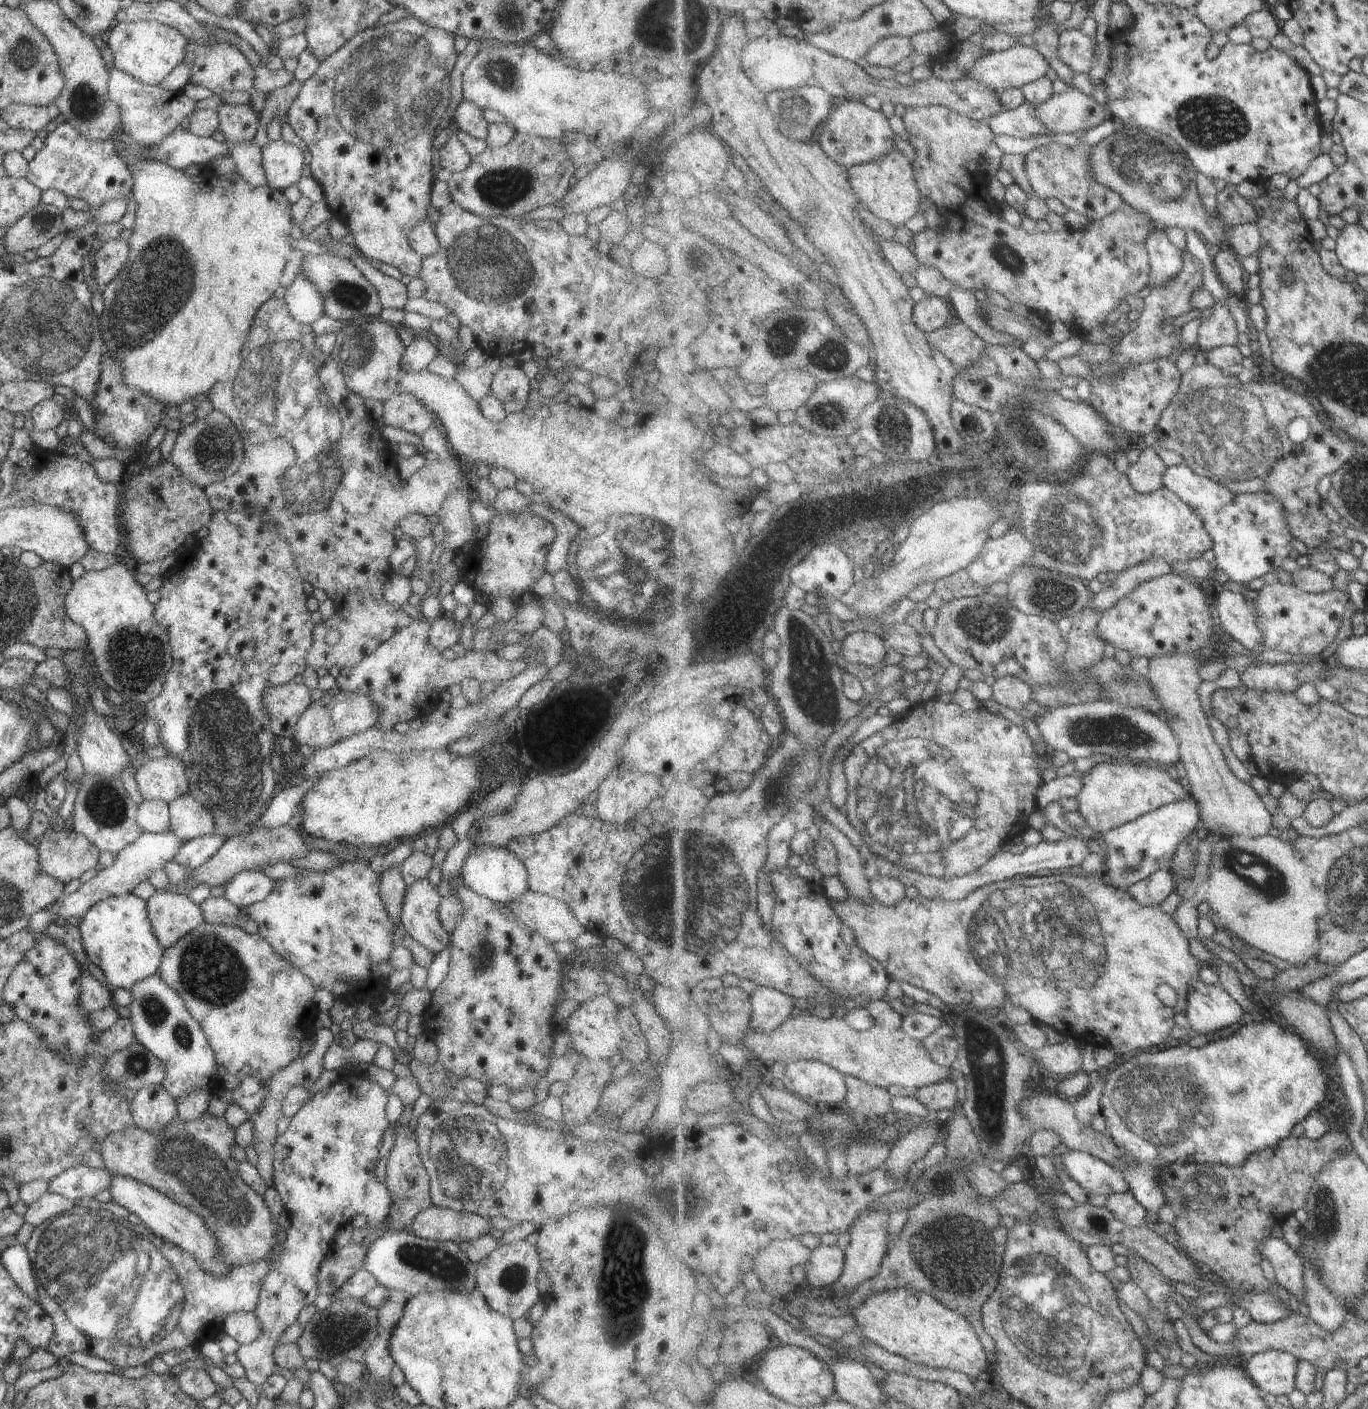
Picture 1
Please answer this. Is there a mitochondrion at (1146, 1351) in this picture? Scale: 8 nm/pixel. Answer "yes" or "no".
no

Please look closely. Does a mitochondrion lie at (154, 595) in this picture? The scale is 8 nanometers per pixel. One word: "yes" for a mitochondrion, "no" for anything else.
no

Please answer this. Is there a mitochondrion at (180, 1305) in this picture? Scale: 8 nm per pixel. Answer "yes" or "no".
no

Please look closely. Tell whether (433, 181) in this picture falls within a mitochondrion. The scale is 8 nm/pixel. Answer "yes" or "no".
no

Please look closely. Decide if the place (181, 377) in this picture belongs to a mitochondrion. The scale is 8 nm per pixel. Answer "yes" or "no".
no

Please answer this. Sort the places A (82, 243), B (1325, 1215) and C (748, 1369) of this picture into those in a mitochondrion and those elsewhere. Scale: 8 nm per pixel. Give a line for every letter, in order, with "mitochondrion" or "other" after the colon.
A: other
B: mitochondrion
C: other

